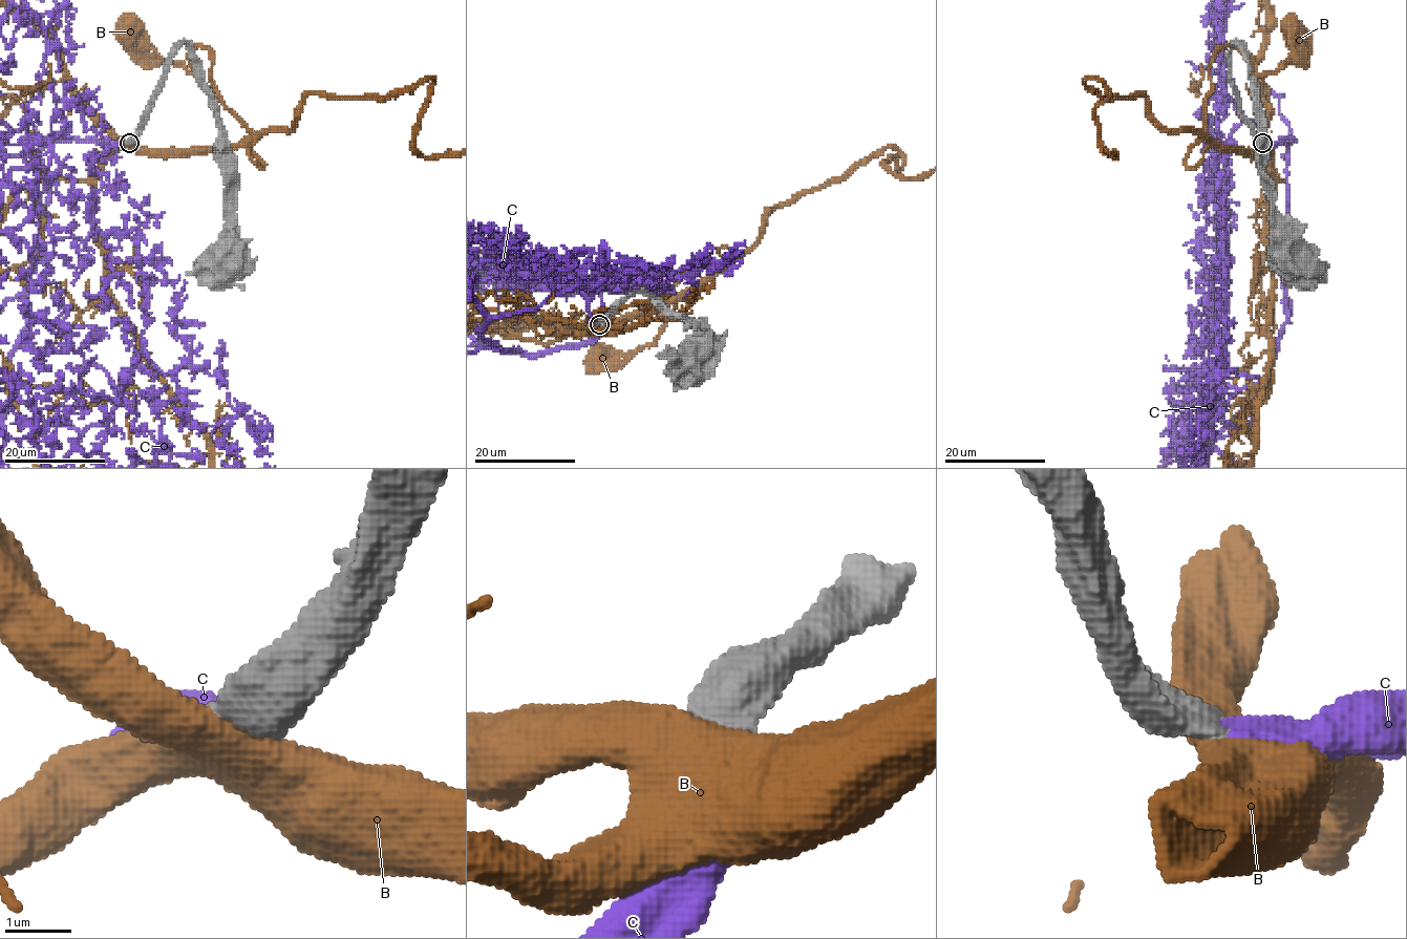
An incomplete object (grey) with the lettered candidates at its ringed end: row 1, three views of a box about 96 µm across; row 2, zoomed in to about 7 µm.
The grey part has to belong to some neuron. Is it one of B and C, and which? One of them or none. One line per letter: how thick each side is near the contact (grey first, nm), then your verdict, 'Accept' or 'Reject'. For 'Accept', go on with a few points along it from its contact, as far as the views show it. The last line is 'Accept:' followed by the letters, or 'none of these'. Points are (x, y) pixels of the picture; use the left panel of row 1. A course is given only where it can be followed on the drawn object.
B: Thickness 700 nm (grey) against 800 nm. Reject
C: Thickness 600 nm (grey) against 420 nm. Accept
Accept: C

